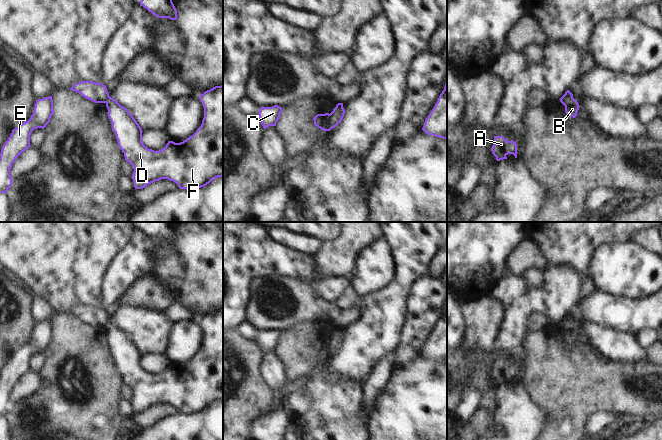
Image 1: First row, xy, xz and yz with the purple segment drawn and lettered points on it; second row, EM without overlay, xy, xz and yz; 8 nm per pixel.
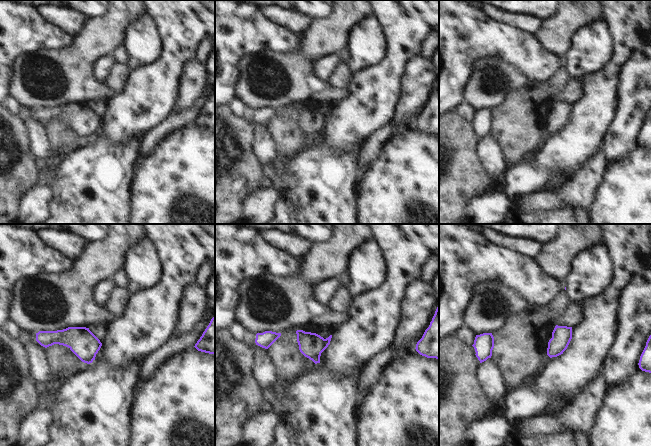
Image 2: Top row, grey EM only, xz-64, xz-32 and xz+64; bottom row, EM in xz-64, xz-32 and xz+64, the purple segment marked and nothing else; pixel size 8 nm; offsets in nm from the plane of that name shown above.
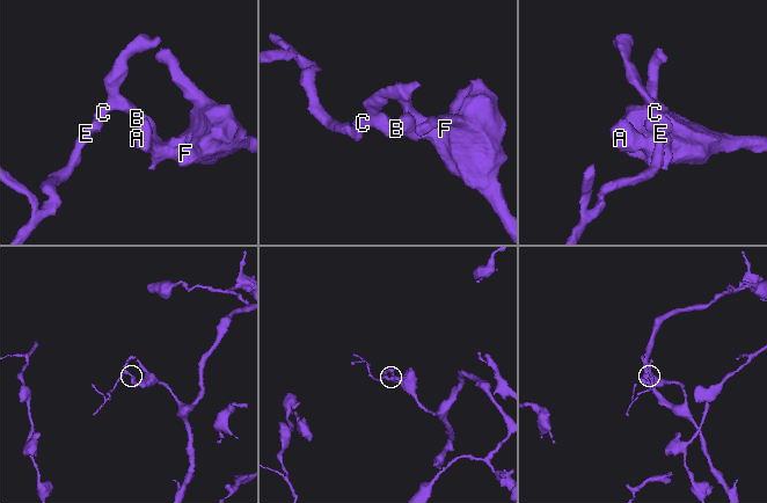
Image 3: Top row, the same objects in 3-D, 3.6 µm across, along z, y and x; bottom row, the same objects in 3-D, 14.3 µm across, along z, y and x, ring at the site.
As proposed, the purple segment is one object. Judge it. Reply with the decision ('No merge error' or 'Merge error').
Merge error

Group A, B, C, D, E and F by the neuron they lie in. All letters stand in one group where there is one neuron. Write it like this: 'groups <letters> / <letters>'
groups A B D F / C E

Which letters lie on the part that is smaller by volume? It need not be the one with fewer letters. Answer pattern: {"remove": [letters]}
{"remove": ["C", "E"]}

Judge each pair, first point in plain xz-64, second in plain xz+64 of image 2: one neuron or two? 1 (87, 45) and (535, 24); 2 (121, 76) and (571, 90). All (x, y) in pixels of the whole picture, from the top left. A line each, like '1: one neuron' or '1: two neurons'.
1: two neurons
2: two neurons

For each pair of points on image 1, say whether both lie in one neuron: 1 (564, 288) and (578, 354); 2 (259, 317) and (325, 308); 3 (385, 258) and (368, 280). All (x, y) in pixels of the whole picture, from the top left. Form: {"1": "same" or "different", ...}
{"1": "different", "2": "same", "3": "same"}

